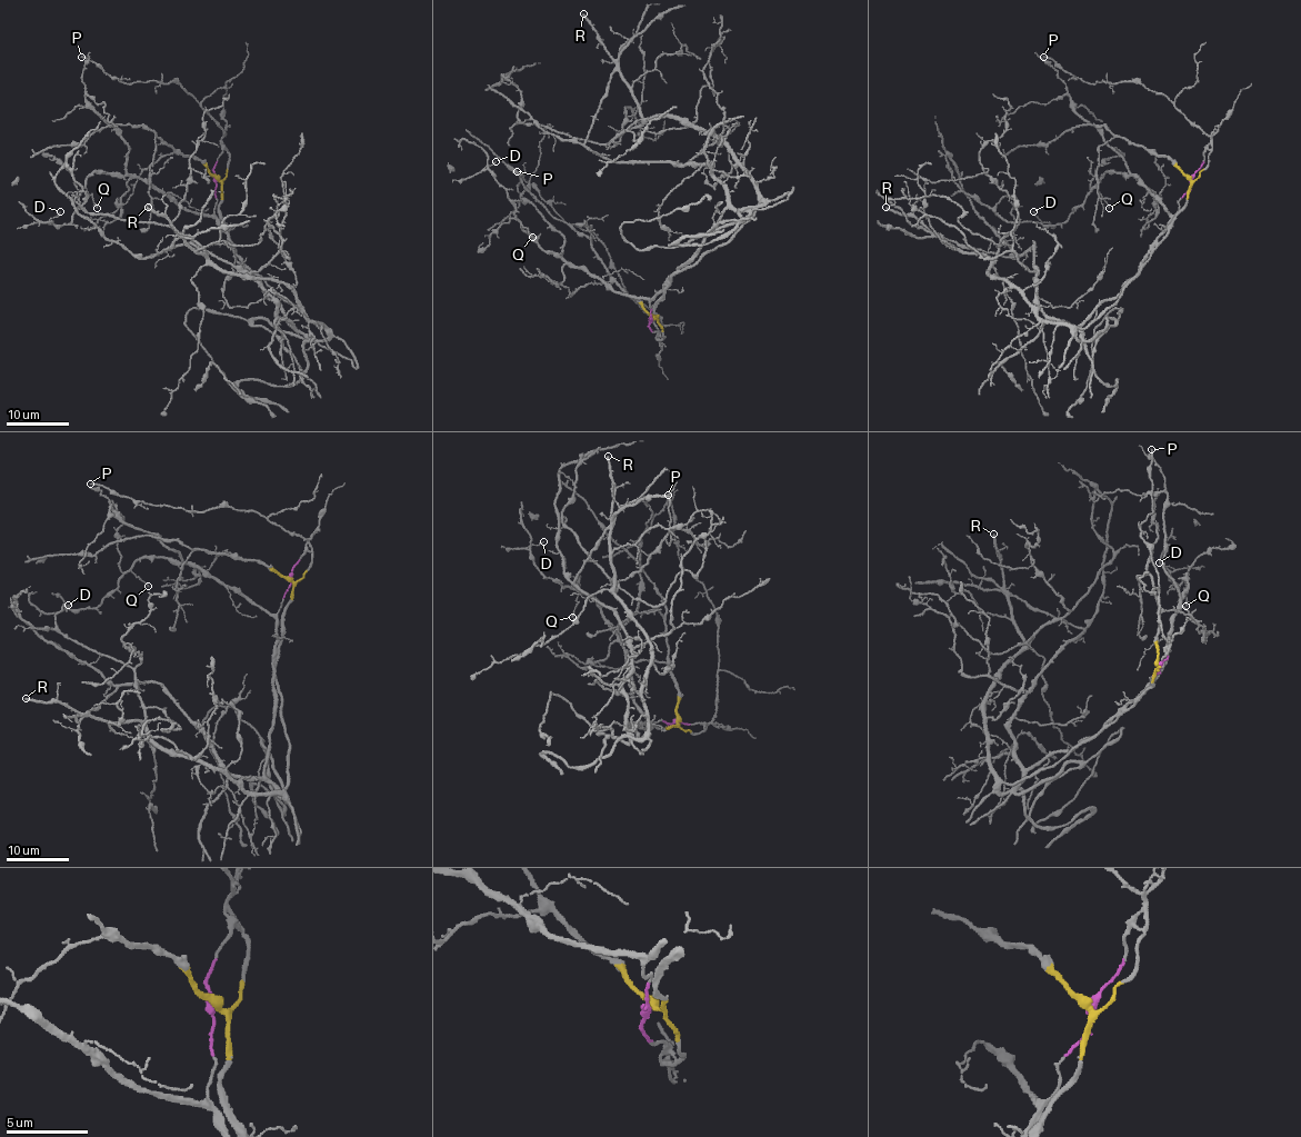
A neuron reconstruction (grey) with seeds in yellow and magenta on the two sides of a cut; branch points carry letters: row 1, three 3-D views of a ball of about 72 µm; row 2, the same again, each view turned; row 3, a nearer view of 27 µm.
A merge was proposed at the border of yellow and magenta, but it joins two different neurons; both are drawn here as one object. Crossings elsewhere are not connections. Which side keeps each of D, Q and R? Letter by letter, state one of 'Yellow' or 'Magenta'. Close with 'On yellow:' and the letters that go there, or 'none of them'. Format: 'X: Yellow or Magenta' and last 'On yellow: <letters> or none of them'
D: Magenta
Q: Magenta
R: Yellow
On yellow: R

